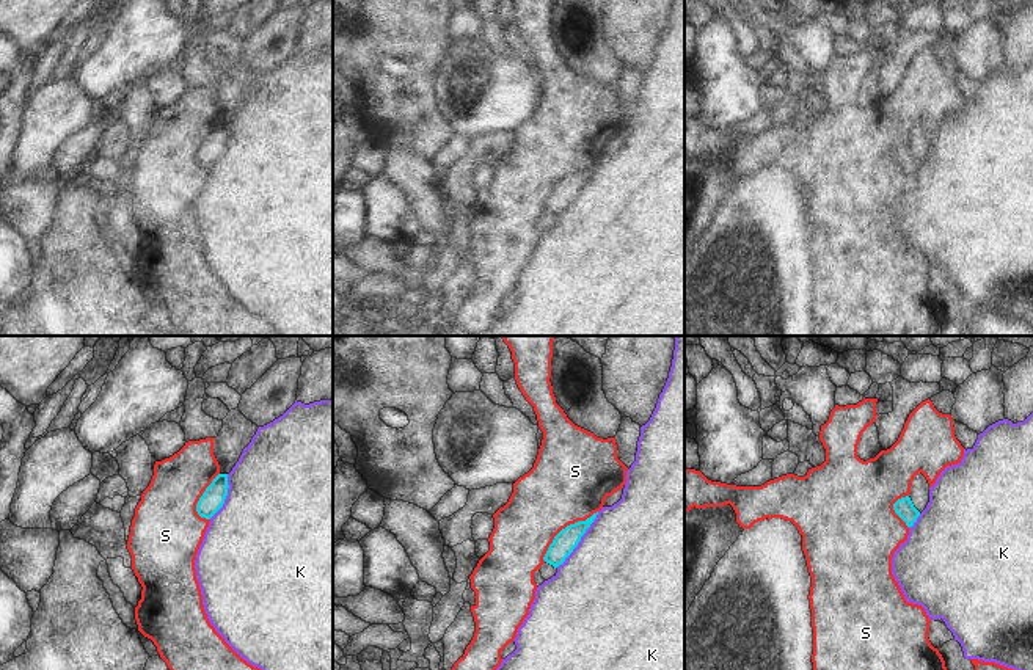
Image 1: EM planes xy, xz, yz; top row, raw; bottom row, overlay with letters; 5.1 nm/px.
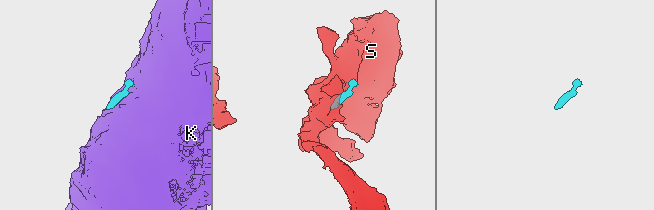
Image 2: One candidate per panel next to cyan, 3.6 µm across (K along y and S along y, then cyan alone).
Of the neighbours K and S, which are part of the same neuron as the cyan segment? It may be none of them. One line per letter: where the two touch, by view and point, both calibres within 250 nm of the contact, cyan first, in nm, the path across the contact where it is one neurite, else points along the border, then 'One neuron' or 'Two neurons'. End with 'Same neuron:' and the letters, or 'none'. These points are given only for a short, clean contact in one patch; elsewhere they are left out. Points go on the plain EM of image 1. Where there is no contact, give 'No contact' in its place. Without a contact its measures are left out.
K: Touches cyan at xz (580, 189). Thickness 120 nm (cyan) against 500 nm. Boundary: xz (598, 160), (573, 200), (556, 215). Two neurons
S: Touches cyan at xz (565, 176). Thickness 120 nm (cyan) against 400 nm. Boundary: xz (597, 159), (584, 168), (567, 173), (554, 185), (542, 207). Two neurons
Same neuron: none

